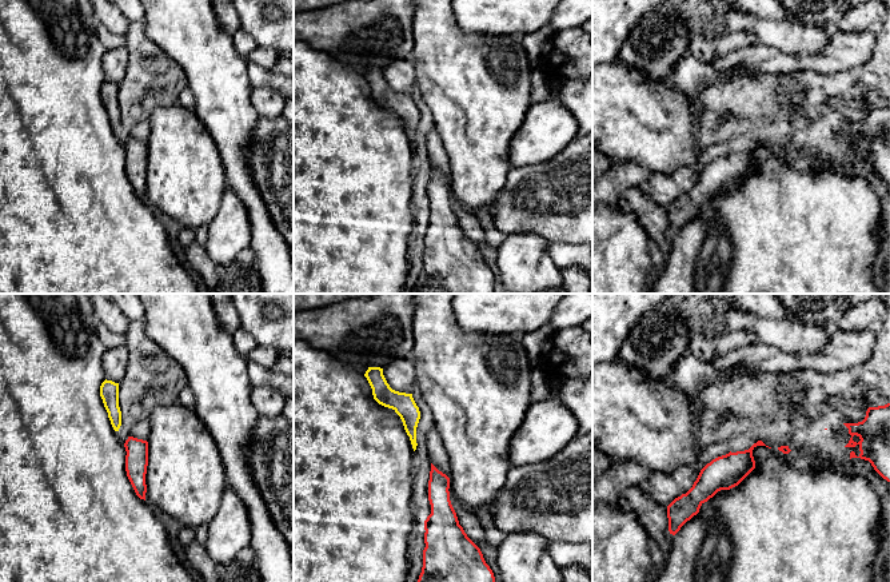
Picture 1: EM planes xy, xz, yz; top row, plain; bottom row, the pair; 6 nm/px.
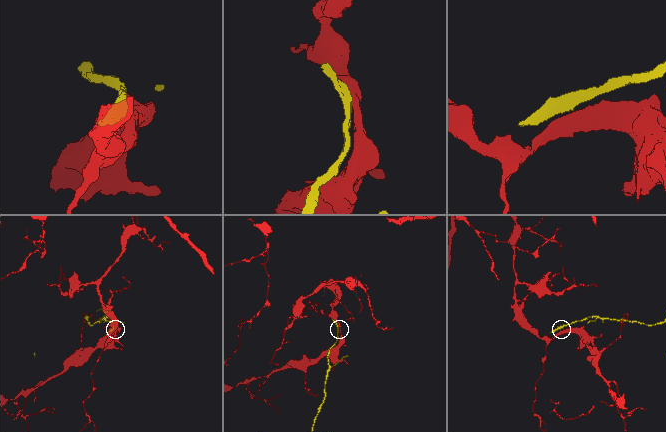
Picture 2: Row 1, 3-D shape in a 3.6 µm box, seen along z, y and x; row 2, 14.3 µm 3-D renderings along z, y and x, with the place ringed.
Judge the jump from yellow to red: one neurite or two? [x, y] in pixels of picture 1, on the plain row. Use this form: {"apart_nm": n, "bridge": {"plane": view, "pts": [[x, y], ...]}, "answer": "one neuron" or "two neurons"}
{"apart_nm": 80, "bridge": {"plane": "xy", "pts": [[118, 131], [128, 138]]}, "answer": "two neurons"}

